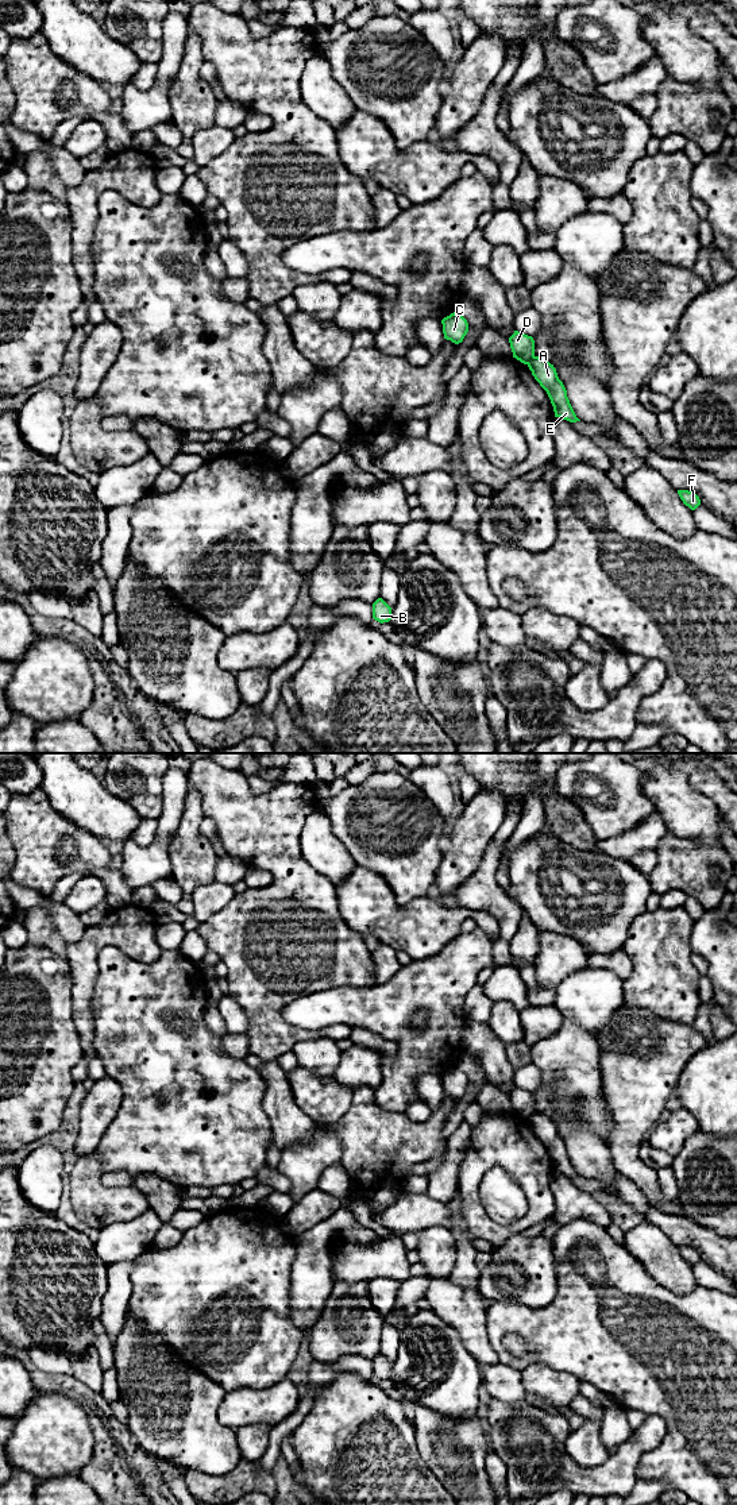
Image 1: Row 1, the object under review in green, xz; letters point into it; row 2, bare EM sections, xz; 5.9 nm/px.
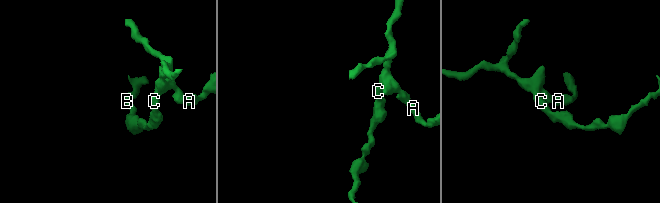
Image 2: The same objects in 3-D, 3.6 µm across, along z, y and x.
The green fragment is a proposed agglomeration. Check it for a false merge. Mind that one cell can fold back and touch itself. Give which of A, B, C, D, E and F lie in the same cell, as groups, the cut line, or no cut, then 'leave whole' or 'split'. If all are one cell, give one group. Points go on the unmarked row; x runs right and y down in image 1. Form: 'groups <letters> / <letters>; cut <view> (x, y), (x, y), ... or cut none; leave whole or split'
groups A E F / B C D; cut xz (535, 1112), (527, 1119); split

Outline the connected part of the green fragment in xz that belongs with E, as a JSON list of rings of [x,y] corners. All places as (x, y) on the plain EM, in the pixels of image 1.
[[[535,1112],[528,1119],[529,1126],[540,1142],[547,1147],[553,1162],[555,1173],[560,1173],[570,1178],[580,1177],[567,1153],[567,1146],[559,1135],[556,1124],[548,1116]]]

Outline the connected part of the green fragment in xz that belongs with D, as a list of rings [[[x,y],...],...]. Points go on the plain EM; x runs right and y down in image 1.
[[[514,1087],[509,1093],[513,1114],[528,1120],[535,1114],[535,1096],[532,1092]]]

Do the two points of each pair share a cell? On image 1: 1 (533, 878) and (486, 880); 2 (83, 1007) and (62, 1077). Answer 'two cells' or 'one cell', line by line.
1: two cells
2: two cells

